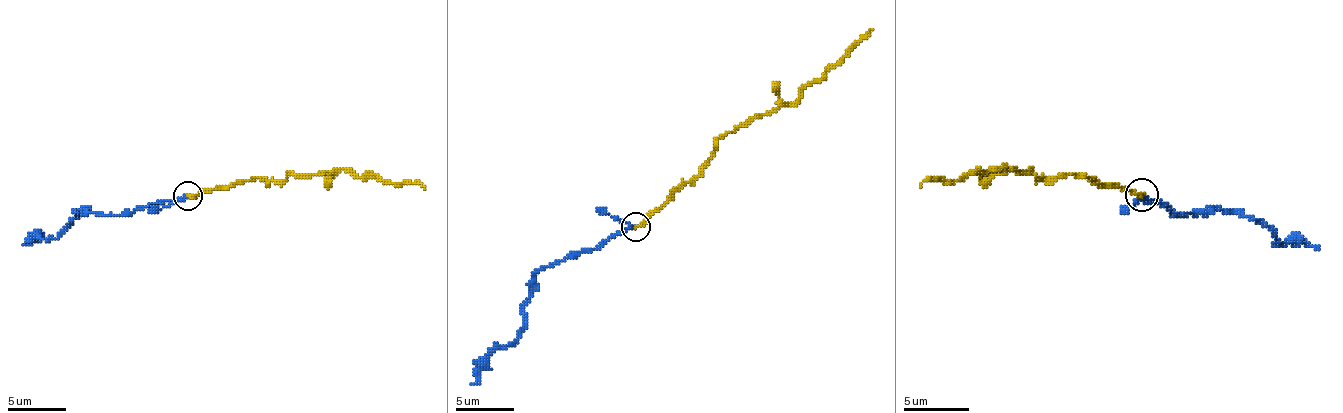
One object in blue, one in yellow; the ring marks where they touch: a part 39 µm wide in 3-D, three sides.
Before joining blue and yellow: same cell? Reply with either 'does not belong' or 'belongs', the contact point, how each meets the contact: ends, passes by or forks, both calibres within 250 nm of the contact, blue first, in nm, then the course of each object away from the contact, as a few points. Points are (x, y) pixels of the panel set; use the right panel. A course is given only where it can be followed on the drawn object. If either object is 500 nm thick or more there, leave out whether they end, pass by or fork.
belongs; place (1142, 194); blue passes by; yellow ends; calibres 180 and 180 nm; course blue (1141, 193), (1177, 216), (1230, 210), (1259, 220), (1279, 243), (1309, 243), (1319, 249); course yellow (1141, 193), (1082, 174), (1042, 177), (1003, 164), (983, 174), (924, 180), (920, 187)

